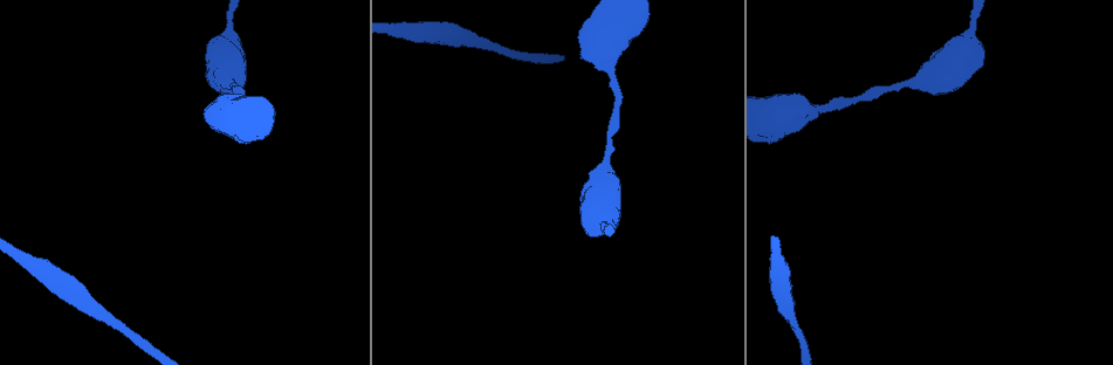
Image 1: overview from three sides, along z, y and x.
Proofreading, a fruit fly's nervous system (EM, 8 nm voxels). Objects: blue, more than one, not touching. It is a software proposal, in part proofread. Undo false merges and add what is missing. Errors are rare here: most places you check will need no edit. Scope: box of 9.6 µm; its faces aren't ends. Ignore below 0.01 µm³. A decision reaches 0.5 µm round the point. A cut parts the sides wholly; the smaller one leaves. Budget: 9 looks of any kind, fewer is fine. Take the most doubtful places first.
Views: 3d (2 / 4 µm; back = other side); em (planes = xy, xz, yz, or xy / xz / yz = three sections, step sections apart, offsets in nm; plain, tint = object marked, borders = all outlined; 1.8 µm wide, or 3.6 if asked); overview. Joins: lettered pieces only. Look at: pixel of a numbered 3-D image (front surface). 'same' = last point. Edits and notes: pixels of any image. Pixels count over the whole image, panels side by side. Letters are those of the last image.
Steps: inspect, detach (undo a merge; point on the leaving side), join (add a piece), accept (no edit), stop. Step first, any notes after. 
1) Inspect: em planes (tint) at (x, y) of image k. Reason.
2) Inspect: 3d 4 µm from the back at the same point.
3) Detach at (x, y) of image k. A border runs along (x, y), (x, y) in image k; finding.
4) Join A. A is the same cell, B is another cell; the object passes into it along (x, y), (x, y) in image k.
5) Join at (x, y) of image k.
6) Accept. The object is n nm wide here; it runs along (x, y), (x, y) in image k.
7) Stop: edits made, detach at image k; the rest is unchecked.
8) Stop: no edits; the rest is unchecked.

Inspect: 3d 4 µm at (605, 224) of image 1. Calibre changes.

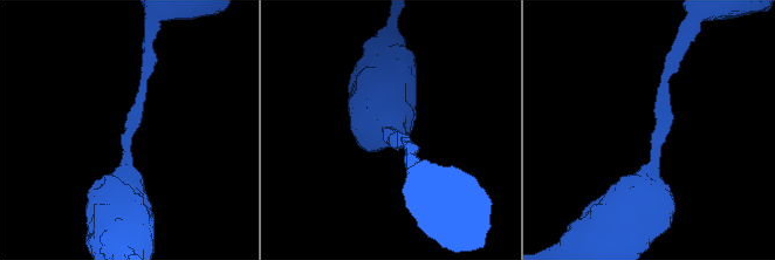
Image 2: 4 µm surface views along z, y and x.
Inspect: em planes (borders) at (388, 130) of image 2.

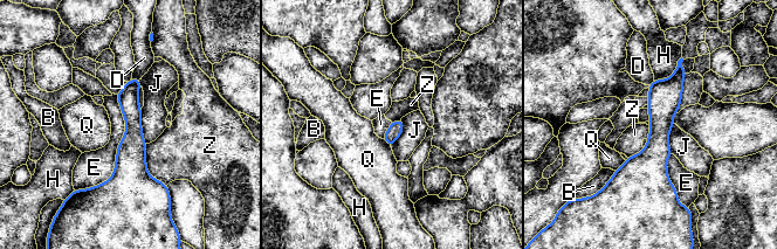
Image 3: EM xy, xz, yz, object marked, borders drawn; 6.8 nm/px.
Accept. The object is 100 nm wide here; B, D, E, H, J, Q and Z are other cells; it runs along (679, 68), (662, 103), (648, 196) in image 3; one neuron here.

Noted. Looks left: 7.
Inspect: 3d 2 µm at (94, 310) of image 1. Sudden change in width.

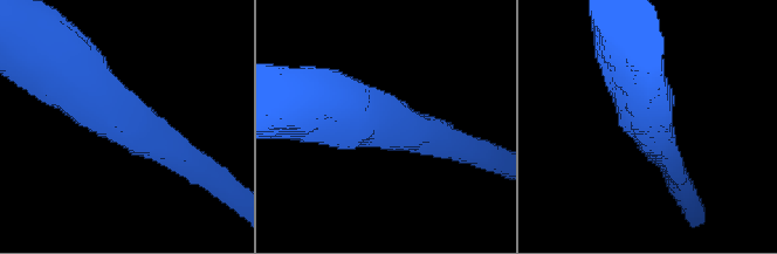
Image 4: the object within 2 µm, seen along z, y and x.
Inspect: em planes (borders) at (389, 125) of image 4.

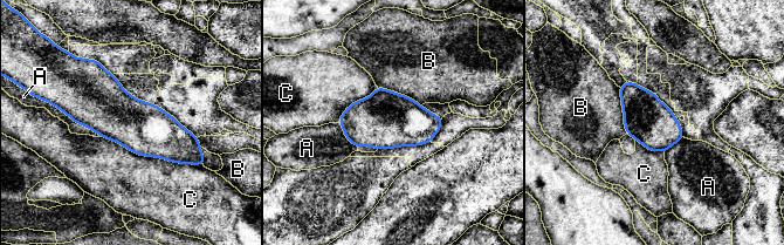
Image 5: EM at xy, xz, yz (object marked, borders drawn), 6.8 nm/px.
Accept. A, B and C are other cells; a border runs along (101, 136), (139, 155), (201, 165) in image 5; all the same neuron.

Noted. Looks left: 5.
Inspect: 3d 4 µm at (605, 160) of image 1. Calibre changes.

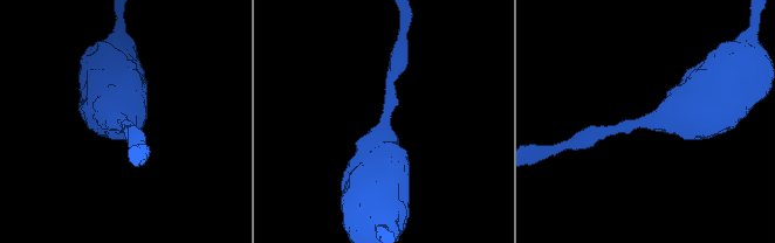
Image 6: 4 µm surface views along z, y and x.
Inspect: em 3.6 µm planes (borders) at (124, 122) of image 6. The arms are 220, 800 nm wide; need the tissue.

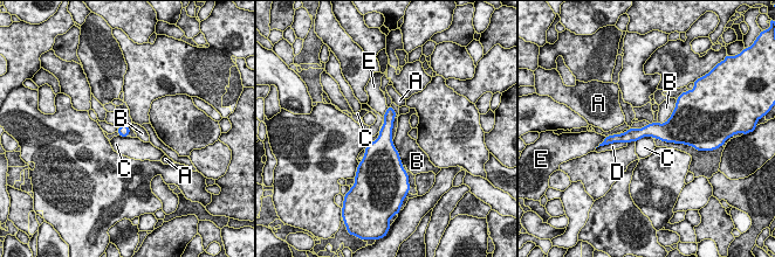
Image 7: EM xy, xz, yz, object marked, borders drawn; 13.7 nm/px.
Accept. The object is 140 nm wide here; A, B, C, D and E are other cells; a border runs along (652, 137), (640, 137), (636, 141) in image 7; continuous, no second neuron.

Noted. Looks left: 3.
Inspect: em 3.6 µm planes (borders) at (607, 54) of image 1. Sudden change in width.

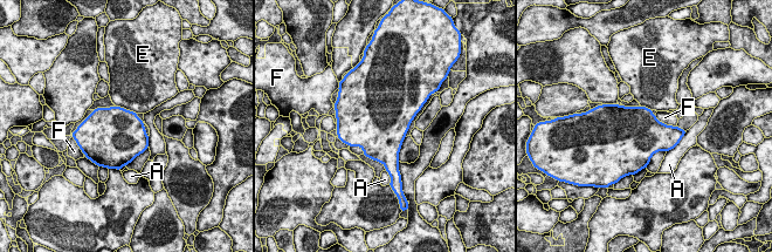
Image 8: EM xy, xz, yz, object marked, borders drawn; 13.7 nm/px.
Accept. The object is 700 nm wide here; A, E and F are other cells; a border runs along (654, 115), (663, 123), (676, 126) in image 8; one neuron here.

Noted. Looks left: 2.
Stop: no edits; the rest is unchecked.

